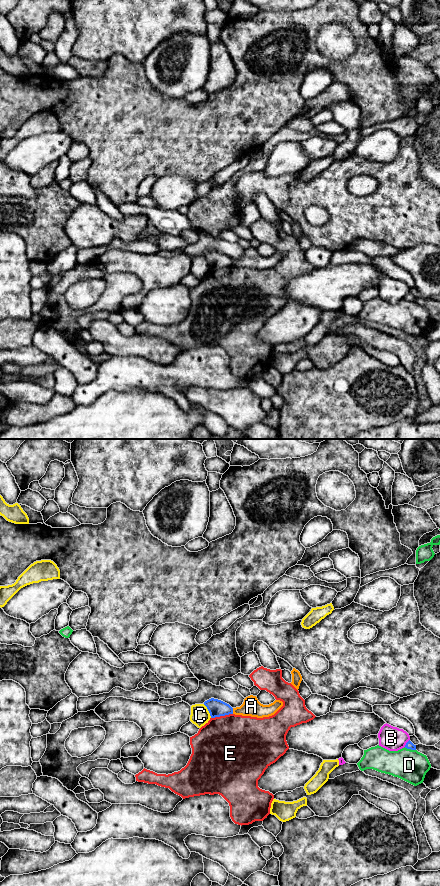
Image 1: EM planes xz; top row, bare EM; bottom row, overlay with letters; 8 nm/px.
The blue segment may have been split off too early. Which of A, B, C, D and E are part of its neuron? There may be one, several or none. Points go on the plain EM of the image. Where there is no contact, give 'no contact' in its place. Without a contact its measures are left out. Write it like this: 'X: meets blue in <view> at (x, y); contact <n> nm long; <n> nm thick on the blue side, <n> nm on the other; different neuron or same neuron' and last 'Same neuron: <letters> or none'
A: meets blue in xz at (232, 263); contact 50 nm long; 140 nm thick on the blue side, 150 nm on the other; different neuron
B: meets blue in xz at (406, 295); contact 80 nm long; 60 nm thick on the blue side, 190 nm on the other; different neuron
C: meets blue in xz at (208, 262); contact 130 nm long; 140 nm thick on the blue side, 150 nm on the other; different neuron
D: meets blue in xz at (410, 300); contact 100 nm long; 60 nm thick on the blue side, 260 nm on the other; different neuron
E: meets blue in xz at (221, 267); contact 180 nm long; 140 nm thick on the blue side, 480 nm on the other; different neuron
Same neuron: none

